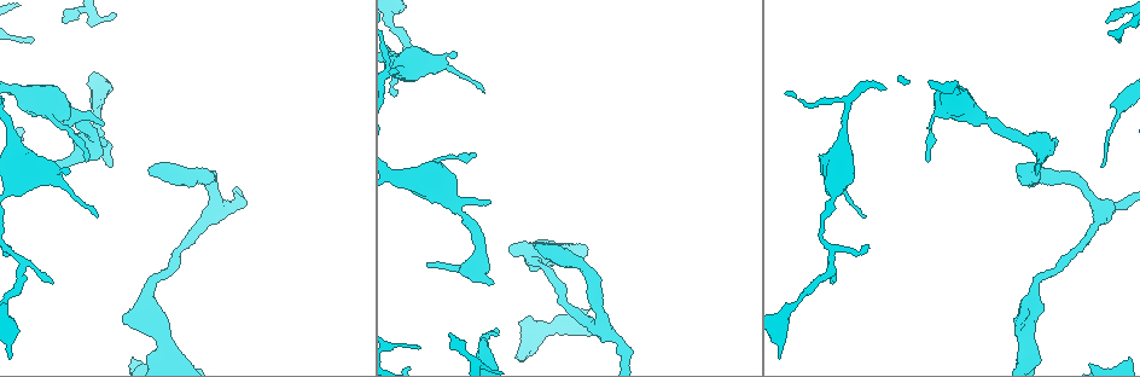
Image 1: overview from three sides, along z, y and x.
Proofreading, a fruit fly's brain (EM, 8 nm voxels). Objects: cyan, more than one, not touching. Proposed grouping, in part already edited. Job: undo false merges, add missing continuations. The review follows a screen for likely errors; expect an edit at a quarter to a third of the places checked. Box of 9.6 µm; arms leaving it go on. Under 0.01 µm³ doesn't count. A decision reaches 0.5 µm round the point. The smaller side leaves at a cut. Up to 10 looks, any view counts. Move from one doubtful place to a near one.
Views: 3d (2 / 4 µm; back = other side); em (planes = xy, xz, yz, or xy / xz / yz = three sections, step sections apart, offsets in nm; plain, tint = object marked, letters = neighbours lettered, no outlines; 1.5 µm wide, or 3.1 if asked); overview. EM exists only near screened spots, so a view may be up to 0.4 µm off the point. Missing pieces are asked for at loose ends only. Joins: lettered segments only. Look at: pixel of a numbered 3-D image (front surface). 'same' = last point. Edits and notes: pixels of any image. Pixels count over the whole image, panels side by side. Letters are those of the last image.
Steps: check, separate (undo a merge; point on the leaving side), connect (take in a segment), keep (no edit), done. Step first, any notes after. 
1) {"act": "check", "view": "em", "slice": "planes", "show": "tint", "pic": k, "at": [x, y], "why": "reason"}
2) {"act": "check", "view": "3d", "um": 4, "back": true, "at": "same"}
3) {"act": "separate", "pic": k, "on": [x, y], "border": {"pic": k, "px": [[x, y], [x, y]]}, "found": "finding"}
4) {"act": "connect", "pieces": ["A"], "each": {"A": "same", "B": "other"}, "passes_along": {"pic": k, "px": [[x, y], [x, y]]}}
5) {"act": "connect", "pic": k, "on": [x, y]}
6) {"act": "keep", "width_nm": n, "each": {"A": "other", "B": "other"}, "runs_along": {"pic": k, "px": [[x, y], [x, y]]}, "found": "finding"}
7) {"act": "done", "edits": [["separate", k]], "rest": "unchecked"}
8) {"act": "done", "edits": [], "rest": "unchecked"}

{"act": "check", "view": "em", "slice": "planes", "show": "letters", "pic": 1, "at": [427, 264], "why": "end of a long branch"}

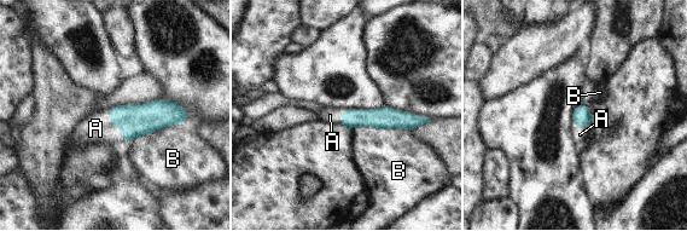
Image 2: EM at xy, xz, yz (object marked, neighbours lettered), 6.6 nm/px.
{"act": "connect", "pieces": ["A"], "each": {"A": "same", "B": "other"}, "found": "it goes on there"}

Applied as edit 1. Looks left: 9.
{"act": "check", "view": "em", "slice": "xy", "step": 8, "show": "tint", "pic": 1, "at": [23, 267], "why": "arms part here"}

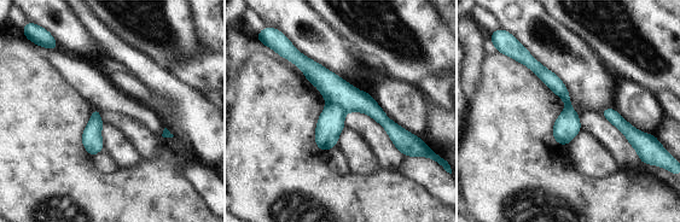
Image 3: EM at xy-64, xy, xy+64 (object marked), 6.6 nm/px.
{"act": "check", "view": "em", "slice": "planes", "show": "letters", "at": "same", "why": "cut it another way"}

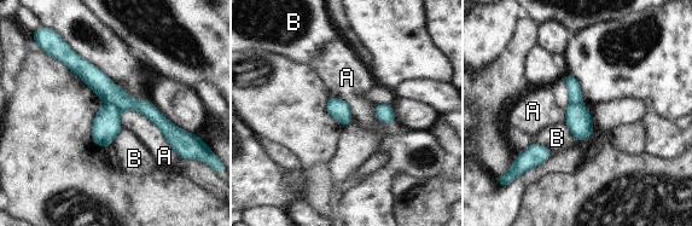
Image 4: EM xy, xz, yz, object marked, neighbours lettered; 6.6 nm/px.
{"act": "separate", "pic": 4, "on": [106, 125], "each": {"A": "other", "B": "other"}, "border": {"pic": 4, "px": [[105, 103], [112, 103], [120, 110]]}, "found": "two cells meet here"}

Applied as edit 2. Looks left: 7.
{"act": "check", "view": "overview"}

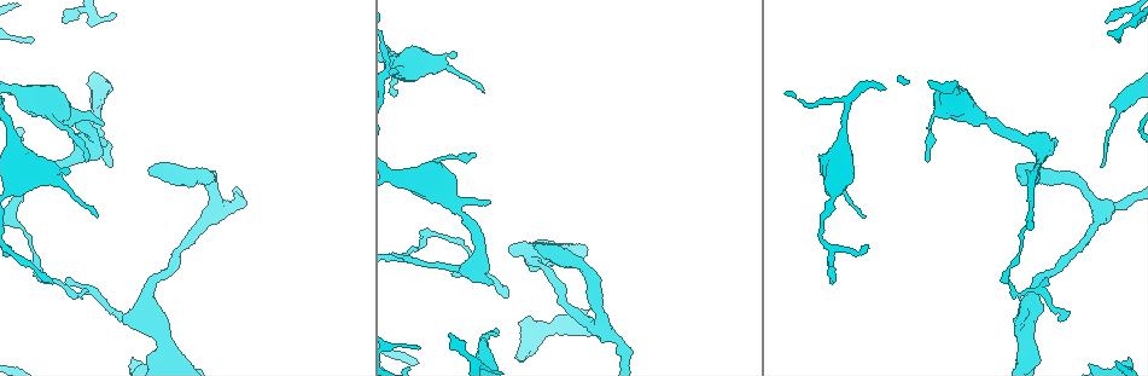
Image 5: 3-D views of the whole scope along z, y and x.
{"act": "check", "view": "em", "slice": "planes", "show": "tint", "pic": 5, "at": [926, 159], "why": "tapers out"}

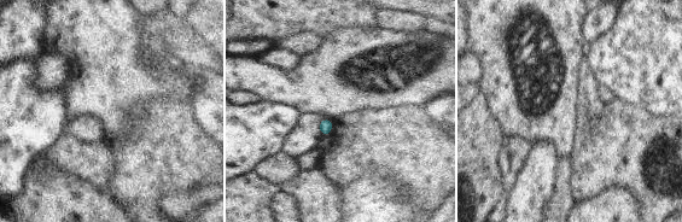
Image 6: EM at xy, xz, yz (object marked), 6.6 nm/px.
{"act": "check", "view": "em", "slice": "planes", "show": "letters", "at": "same"}

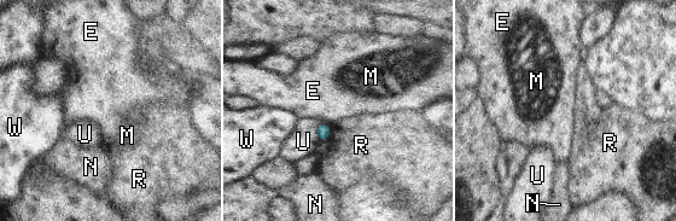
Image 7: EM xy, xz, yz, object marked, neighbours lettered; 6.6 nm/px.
{"act": "keep", "width_nm": 90, "longest_contact_nm": ["U", 130], "each": {"E": "other", "M": "other", "N": "other", "R": "other", "U": "other", "W": "other"}, "found": "no lettered segment goes on from it"}

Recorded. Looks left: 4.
{"act": "check", "view": "em", "slice": "yz", "step": 8, "show": "letters", "pic": 5, "at": [124, 318]}

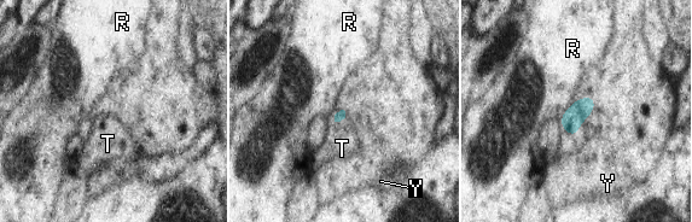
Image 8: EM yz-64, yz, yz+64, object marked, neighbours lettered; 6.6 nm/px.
{"act": "check", "view": "em", "slice": "planes", "show": "letters", "at": "same", "why": "another direction"}

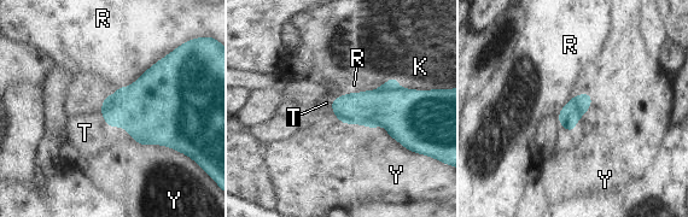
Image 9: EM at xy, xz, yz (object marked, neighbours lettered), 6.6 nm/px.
{"act": "connect", "pieces": ["T"], "each": {"K": "other", "R": "other", "T": "same", "Y": "other"}, "found": "it goes on there"}

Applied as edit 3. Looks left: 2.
{"act": "done", "edits": [["connect", 2], ["separate", 4], ["connect", 9]], "rest": "unchecked"}

